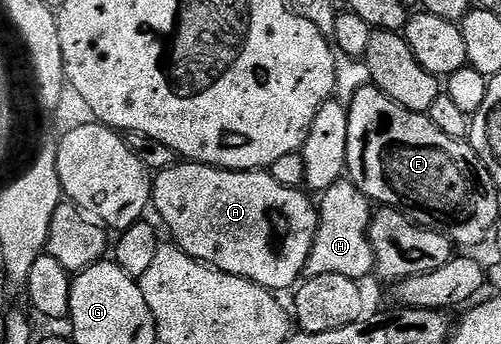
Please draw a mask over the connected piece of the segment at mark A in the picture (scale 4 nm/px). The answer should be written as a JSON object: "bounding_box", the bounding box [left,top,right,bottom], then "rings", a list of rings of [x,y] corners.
{"bounding_box":[151,160,319,291],"rings":[[[190,160],[182,164],[158,171],[151,187],[153,210],[163,217],[164,224],[171,229],[171,234],[175,237],[172,238],[174,245],[184,250],[190,258],[206,262],[208,266],[214,266],[226,274],[248,278],[249,281],[264,286],[266,290],[290,291],[304,277],[303,268],[319,227],[316,203],[310,202],[302,189],[277,184],[270,172],[221,170],[218,166],[205,166],[201,162]]]}

